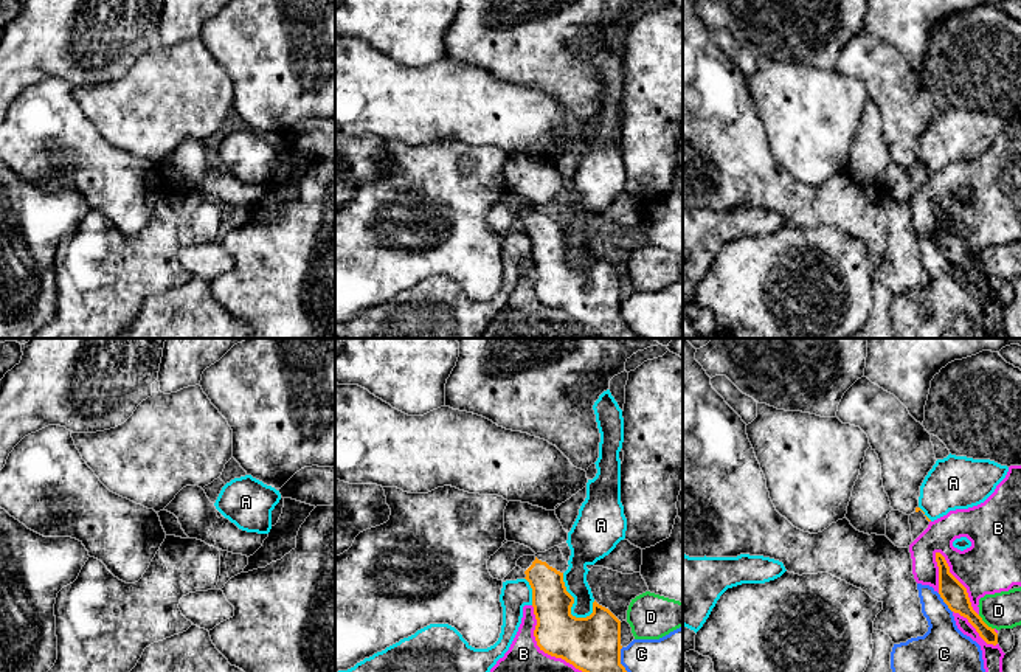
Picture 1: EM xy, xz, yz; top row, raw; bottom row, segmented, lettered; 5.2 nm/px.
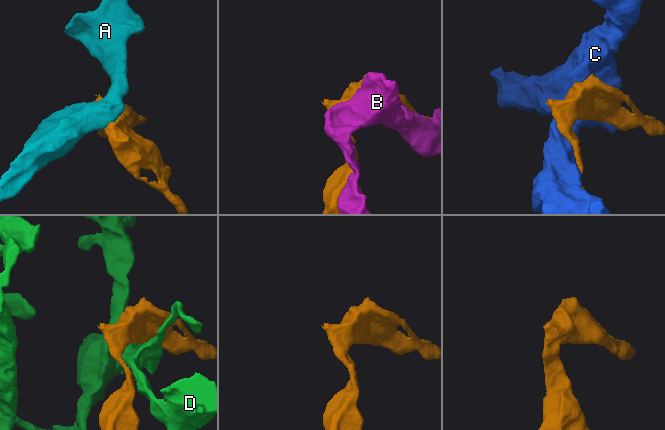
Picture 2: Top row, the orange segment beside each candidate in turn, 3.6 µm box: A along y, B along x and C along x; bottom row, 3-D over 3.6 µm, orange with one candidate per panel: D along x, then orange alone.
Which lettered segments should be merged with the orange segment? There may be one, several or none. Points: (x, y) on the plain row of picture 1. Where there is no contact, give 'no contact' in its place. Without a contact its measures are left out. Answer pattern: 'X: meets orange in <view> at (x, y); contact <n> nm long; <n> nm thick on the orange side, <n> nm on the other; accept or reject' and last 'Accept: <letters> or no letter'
A: meets orange in xz at (573, 255); contact 280 nm long; 300 nm thick on the orange side, 120 nm on the other; reject
B: meets orange in xz at (551, 308); contact 550 nm long; 300 nm thick on the orange side, 380 nm on the other; reject
C: meets orange in yz at (944, 253); contact 130 nm long; 130 nm thick on the orange side, 260 nm on the other; reject
D: meets orange in yz at (984, 275); contact 120 nm long; 130 nm thick on the orange side, 190 nm on the other; reject
Accept: no letter

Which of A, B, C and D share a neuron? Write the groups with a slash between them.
A / B / C / D

